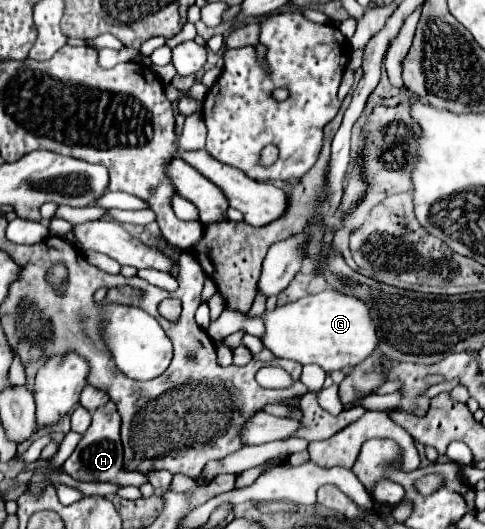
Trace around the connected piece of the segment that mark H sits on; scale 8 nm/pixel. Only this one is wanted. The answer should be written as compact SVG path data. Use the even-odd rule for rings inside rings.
M112 400L92 414L90 428L84 432L84 436L82 436L80 444L76 446L76 450L72 452L72 456L64 462L62 470L80 482L110 482L110 484L118 484L118 486L128 486L128 484L140 486L140 484L148 482L144 478L144 474L124 470L124 450L122 450L122 442L120 442L120 416L118 416L116 404Z

